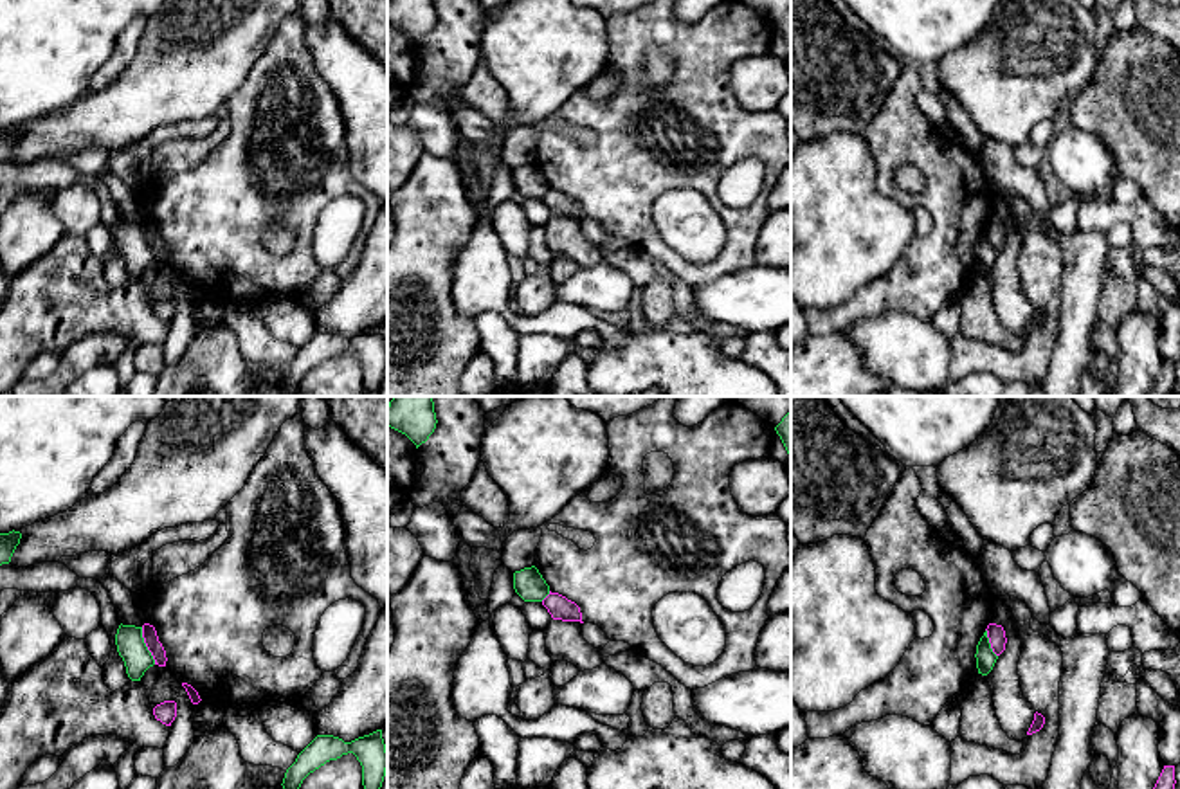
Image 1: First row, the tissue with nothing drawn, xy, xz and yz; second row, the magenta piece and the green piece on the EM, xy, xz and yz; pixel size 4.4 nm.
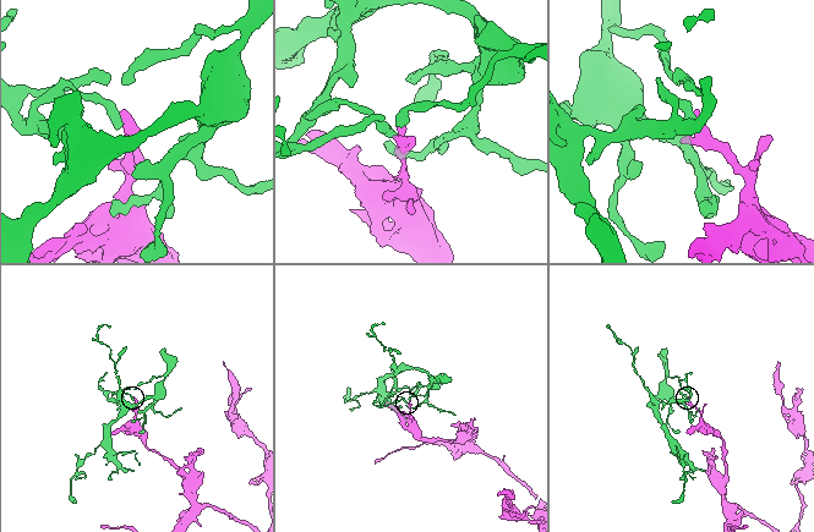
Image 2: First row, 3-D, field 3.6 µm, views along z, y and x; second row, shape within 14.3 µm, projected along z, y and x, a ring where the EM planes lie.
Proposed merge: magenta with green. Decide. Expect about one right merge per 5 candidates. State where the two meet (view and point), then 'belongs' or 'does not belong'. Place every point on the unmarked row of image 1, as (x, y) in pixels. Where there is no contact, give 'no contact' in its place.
contact xy (146, 242); does not belong

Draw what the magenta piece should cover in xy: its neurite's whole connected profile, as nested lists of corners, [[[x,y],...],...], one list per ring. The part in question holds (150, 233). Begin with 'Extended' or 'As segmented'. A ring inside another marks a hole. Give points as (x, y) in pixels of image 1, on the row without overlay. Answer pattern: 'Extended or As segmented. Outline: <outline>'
As segmented. Outline: [[[144,220],[142,234],[144,234],[148,247],[151,249],[151,252],[155,256],[155,261],[166,263],[166,258],[168,258],[166,247],[164,247],[162,240],[159,238],[155,223],[150,220]]]

